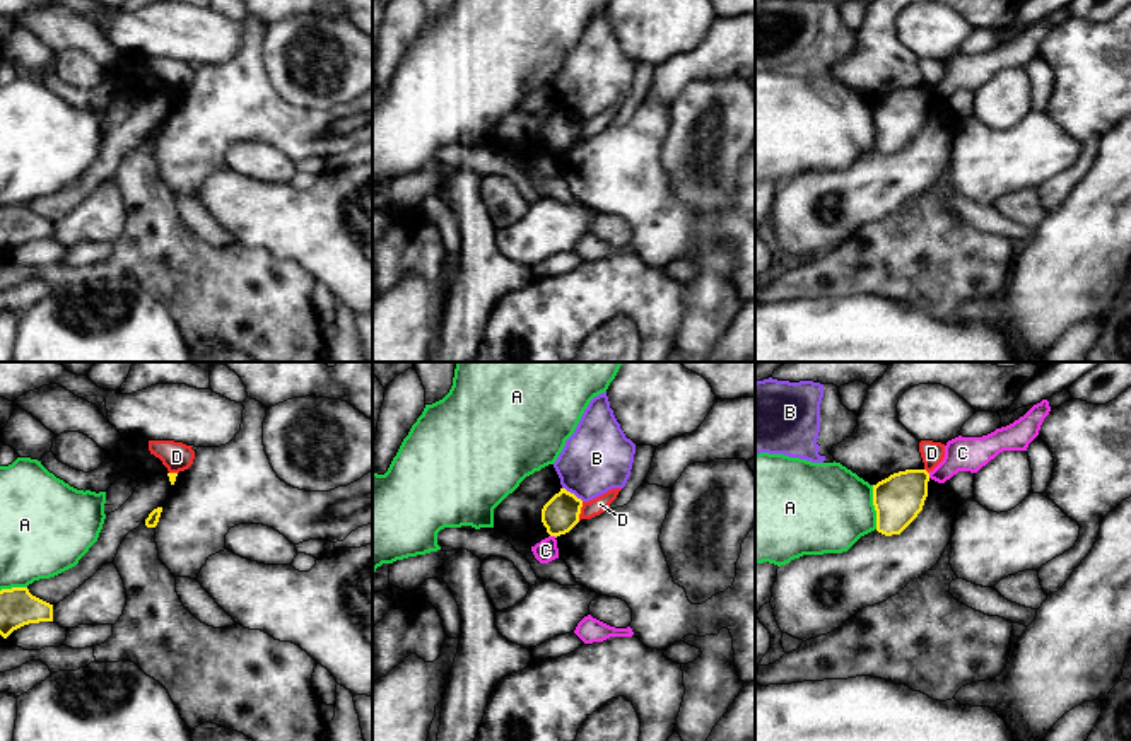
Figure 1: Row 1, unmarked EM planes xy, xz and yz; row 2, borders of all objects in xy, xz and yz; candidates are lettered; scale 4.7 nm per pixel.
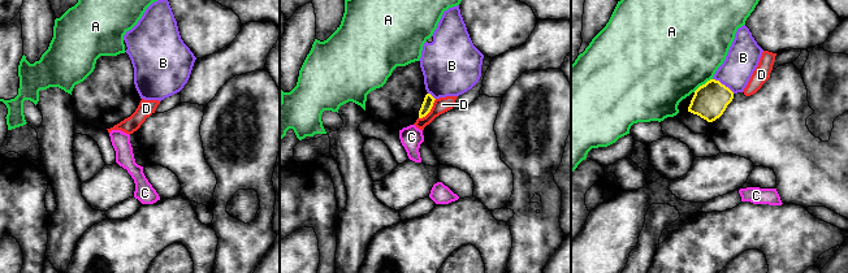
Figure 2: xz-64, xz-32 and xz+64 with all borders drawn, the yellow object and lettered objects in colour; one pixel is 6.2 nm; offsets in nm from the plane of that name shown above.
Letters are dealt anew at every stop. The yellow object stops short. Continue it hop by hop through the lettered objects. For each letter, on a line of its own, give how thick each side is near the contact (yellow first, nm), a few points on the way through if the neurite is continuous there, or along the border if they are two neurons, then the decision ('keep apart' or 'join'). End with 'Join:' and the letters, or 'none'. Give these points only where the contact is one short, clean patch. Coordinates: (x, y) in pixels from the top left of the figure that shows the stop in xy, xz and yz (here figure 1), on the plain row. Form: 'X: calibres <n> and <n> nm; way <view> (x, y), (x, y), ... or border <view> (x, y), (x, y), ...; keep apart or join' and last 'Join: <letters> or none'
A: calibres 220 and 440 nm; keep apart
B: calibres 170 and 320 nm; keep apart
C: calibres 170 and 100 nm; border xz (550, 152), (556, 154); keep apart
D: calibres 170 and 80 nm; border xz (583, 120), (578, 137); keep apart
Join: none

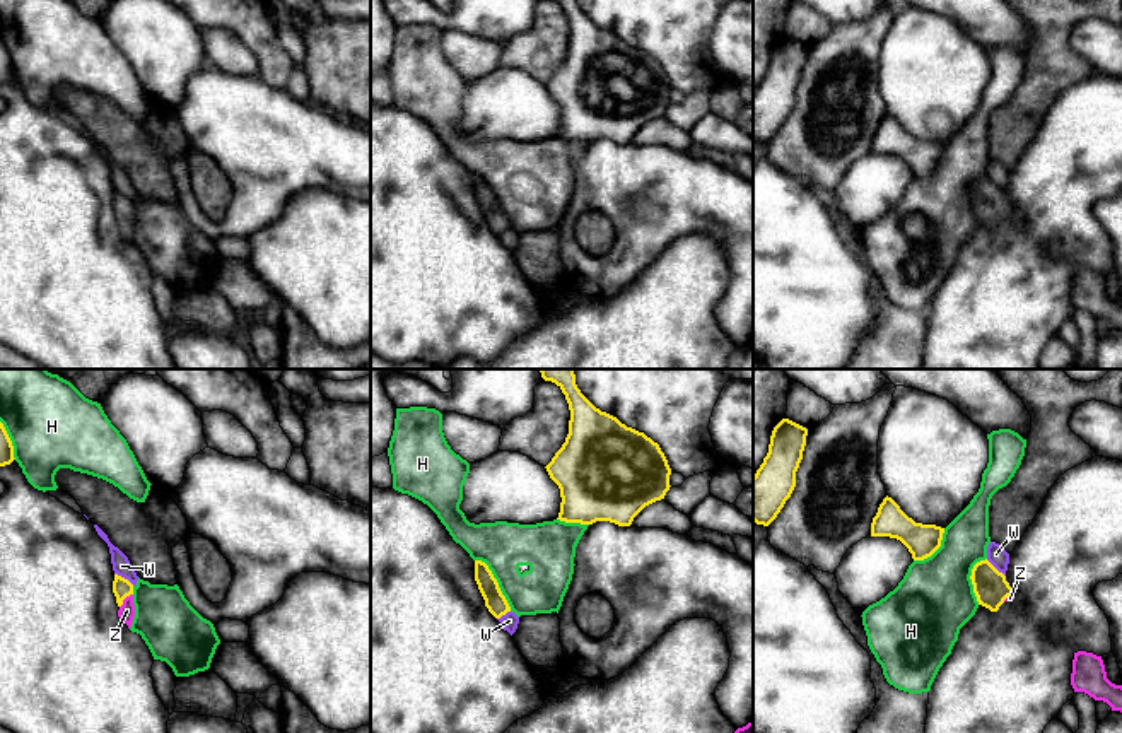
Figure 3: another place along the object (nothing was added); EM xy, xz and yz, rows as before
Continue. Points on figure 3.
H: calibres 100 and 220 nm; keep apart
W: calibres 90 and 90 nm; border xy (115, 190), (134, 202); keep apart
Z: calibres 90 and 80 nm; way xy (122, 205), (123, 216), (127, 228); join
Join: Z

